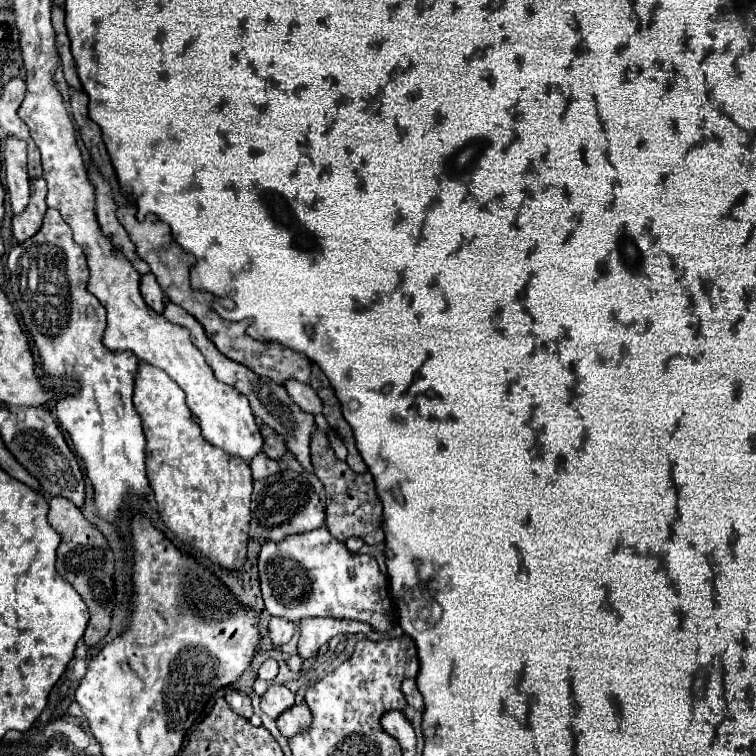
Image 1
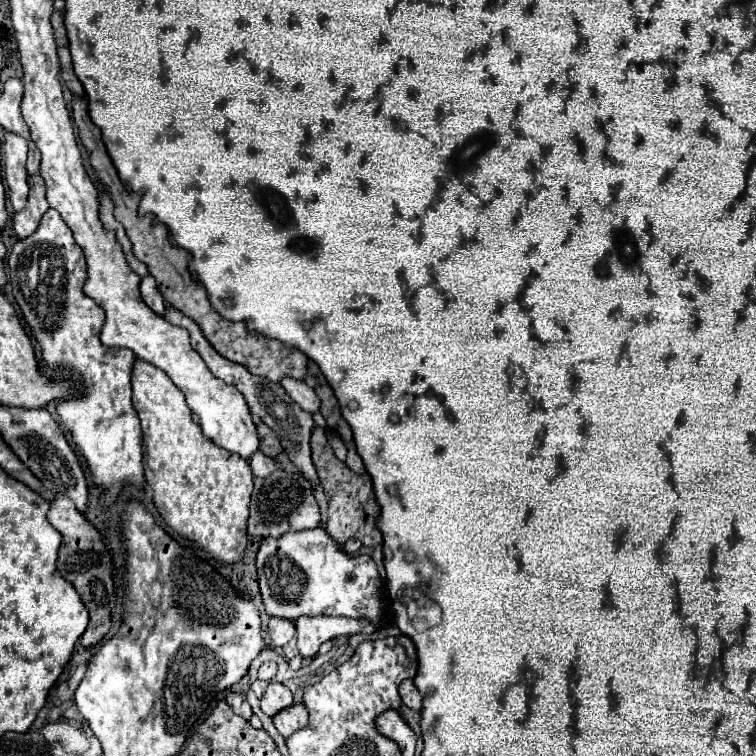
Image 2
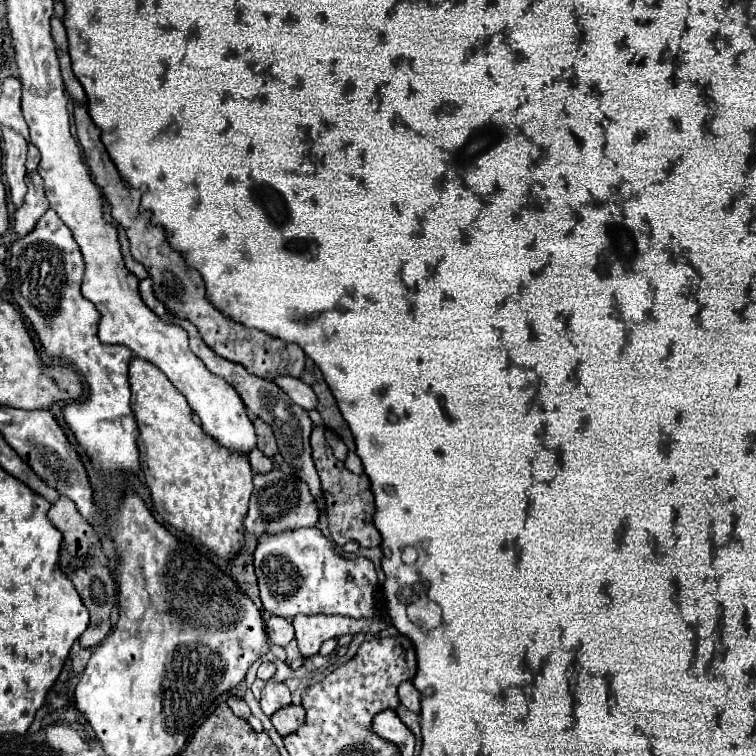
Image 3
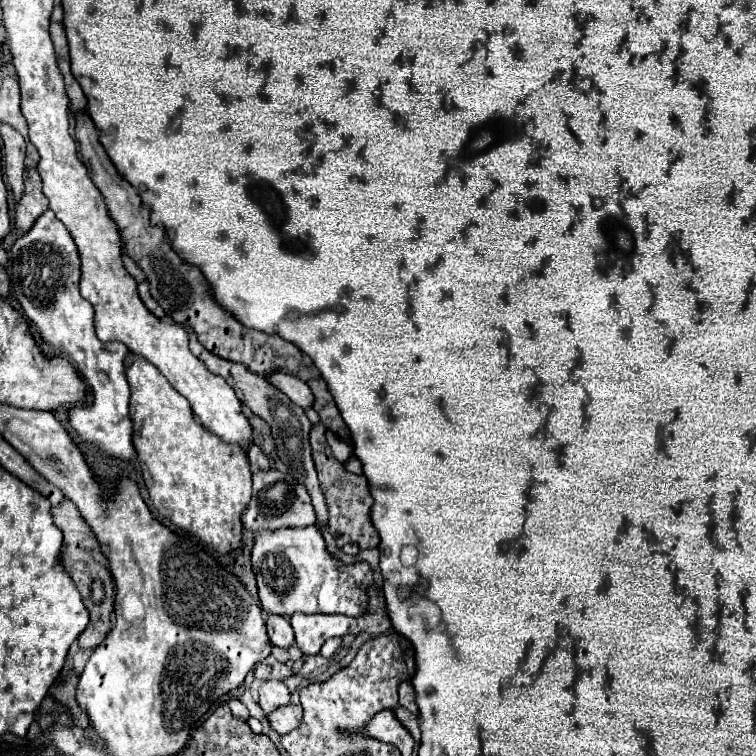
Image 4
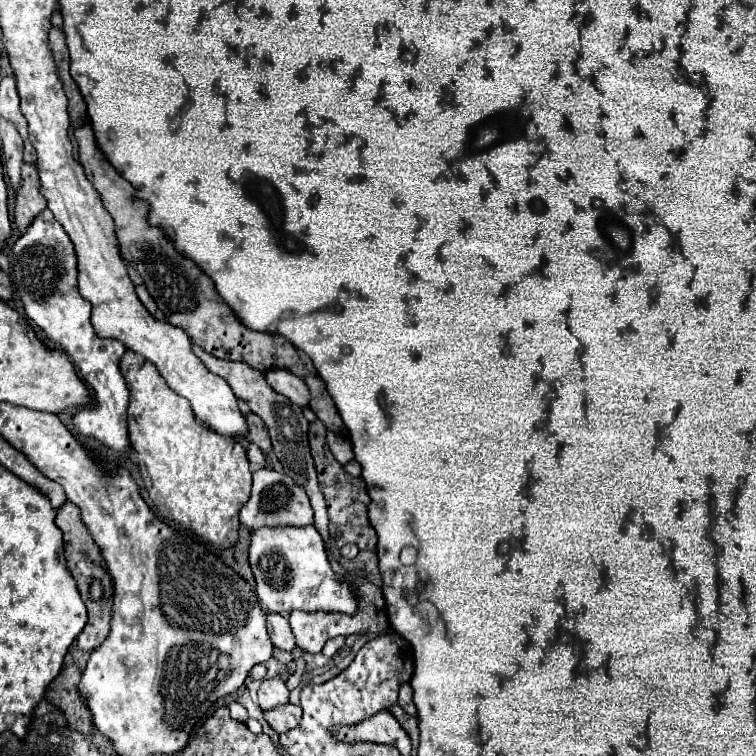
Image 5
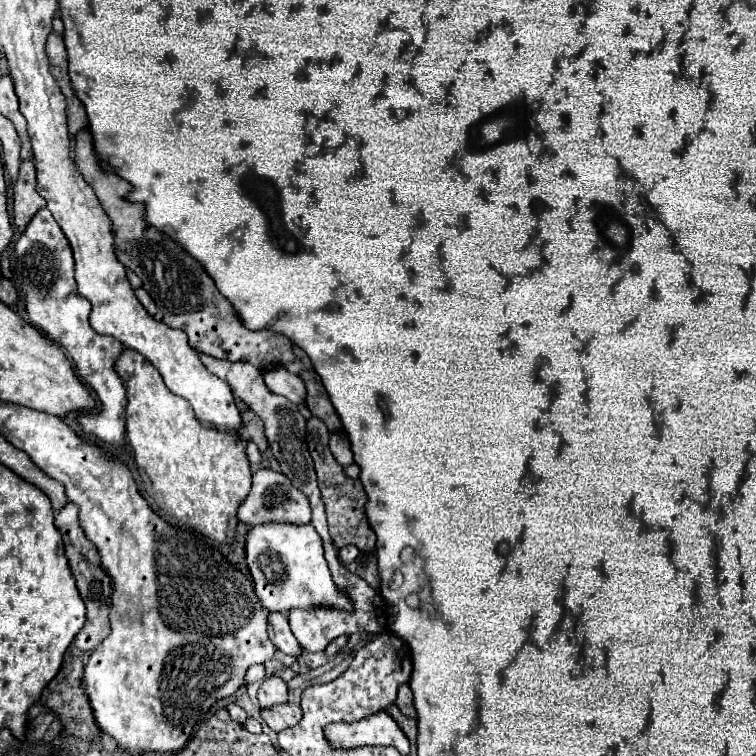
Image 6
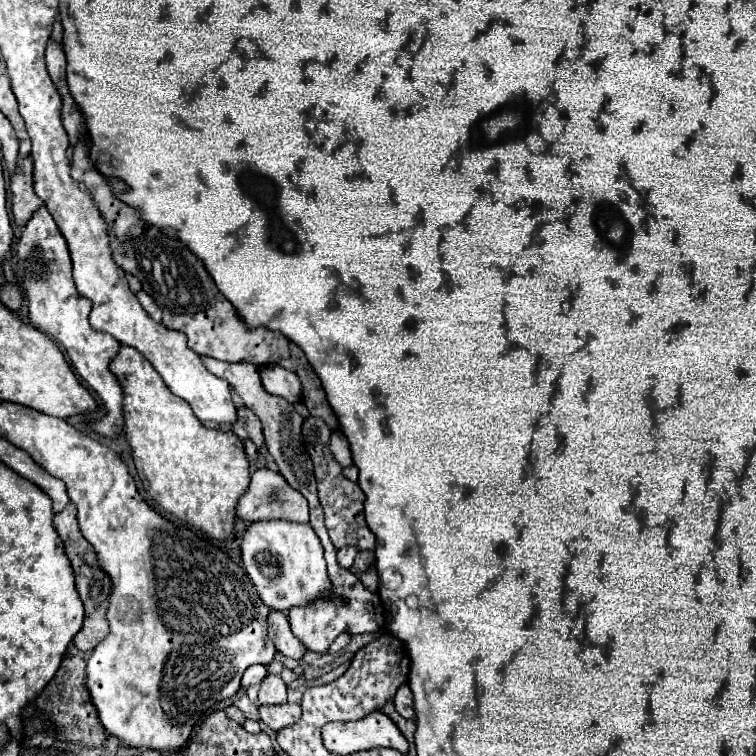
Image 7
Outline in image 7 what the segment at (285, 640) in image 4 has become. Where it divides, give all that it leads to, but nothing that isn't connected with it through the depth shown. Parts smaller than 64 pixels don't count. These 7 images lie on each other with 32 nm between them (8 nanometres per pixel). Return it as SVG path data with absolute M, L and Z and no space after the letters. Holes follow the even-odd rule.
M272 610L268 614L268 636L274 642L276 650L286 658L302 660L302 656L306 654L304 644L300 644L300 640L292 634L290 624L288 624L288 616L284 612Z

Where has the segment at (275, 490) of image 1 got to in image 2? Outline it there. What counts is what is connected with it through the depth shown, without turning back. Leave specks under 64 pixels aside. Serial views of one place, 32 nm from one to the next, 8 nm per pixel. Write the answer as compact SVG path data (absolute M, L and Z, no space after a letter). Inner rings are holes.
M276 470L266 478L254 478L254 492L252 492L250 518L248 518L250 536L278 538L284 532L296 532L316 526L320 526L320 506L312 494L310 482L302 474L298 472L288 474L284 470Z

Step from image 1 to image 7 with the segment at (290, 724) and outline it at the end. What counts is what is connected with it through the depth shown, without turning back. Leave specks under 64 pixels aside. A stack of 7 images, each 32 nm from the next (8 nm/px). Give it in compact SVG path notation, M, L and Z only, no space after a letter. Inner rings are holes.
M284 702L280 706L258 706L258 716L264 724L268 724L274 732L288 726L288 724L294 724L300 720L300 706L298 704L290 704L290 702Z

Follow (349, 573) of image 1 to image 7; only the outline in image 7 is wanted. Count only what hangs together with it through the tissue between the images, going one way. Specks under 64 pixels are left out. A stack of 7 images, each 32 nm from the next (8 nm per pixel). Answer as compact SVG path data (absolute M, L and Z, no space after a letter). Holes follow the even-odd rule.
M258 520L256 524L248 524L242 534L240 554L246 574L258 588L258 596L272 610L288 612L292 606L328 598L332 592L324 550L310 524L290 520Z

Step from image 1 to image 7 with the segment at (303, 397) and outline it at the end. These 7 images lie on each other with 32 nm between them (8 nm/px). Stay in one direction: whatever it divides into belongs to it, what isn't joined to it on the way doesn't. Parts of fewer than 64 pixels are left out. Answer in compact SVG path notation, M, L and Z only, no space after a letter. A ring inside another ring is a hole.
M274 364L274 366L260 368L260 378L262 378L262 384L268 392L282 396L288 402L300 402L302 388L300 388L300 380L294 372Z

